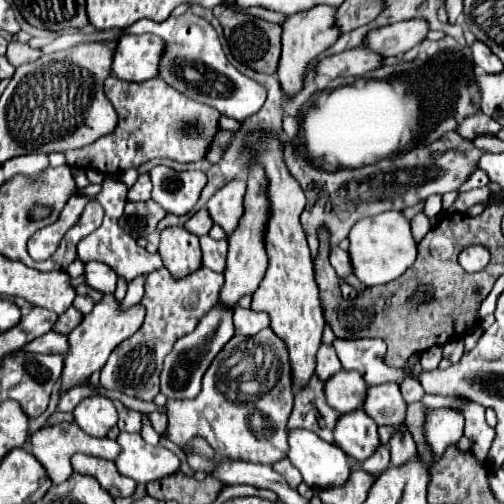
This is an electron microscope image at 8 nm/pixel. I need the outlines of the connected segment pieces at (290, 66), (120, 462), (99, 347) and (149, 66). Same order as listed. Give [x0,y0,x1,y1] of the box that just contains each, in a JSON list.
[[277,6,339,94],[115,432,181,484],[61,294,143,390],[111,34,163,82]]

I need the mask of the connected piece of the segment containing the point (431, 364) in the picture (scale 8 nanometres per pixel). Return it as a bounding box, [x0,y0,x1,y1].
[420,346,443,370]

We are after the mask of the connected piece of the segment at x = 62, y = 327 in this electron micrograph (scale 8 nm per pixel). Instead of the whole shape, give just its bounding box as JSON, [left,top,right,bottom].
[53,306,83,334]

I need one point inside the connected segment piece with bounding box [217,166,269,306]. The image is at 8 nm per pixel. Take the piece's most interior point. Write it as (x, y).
(246, 262)

